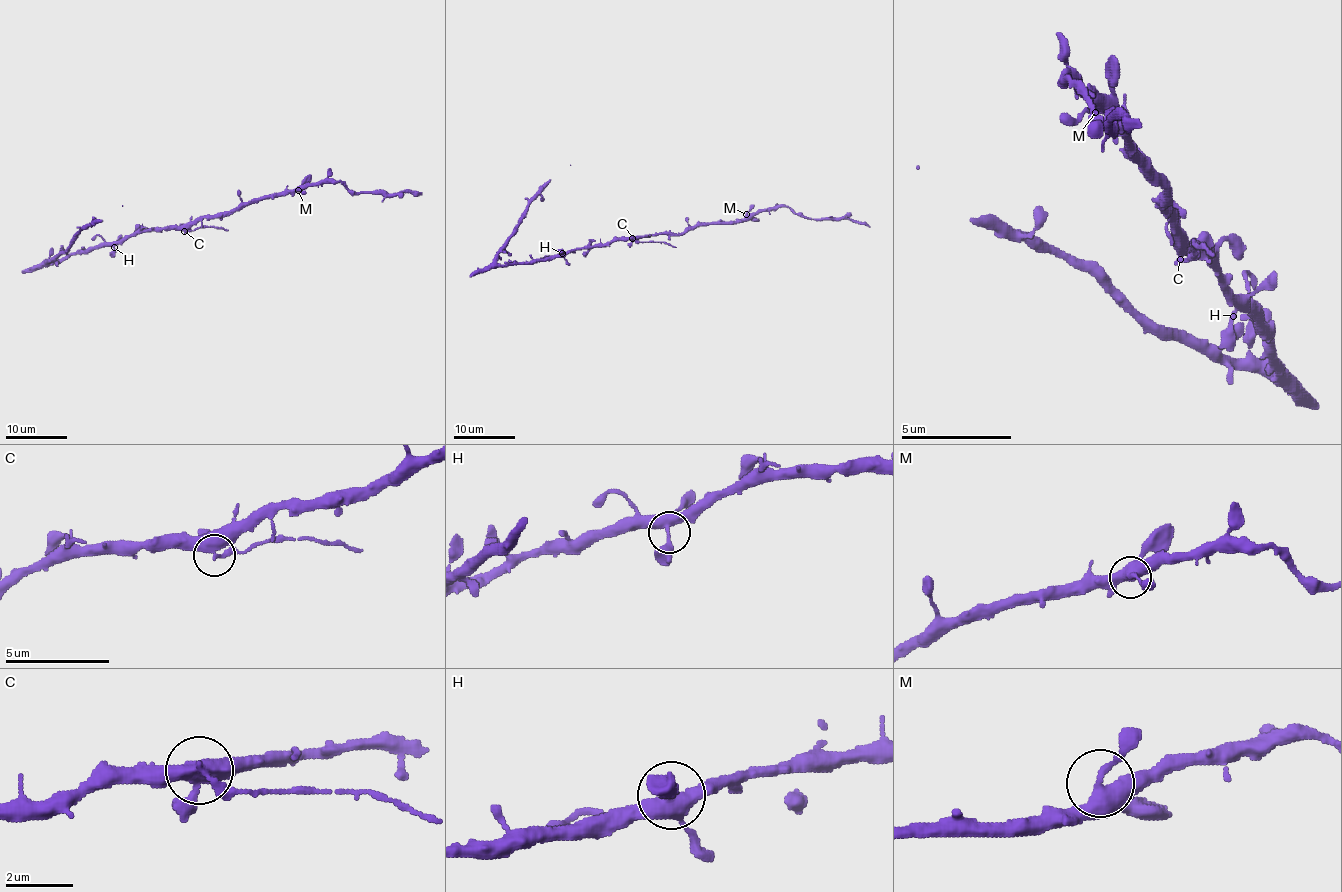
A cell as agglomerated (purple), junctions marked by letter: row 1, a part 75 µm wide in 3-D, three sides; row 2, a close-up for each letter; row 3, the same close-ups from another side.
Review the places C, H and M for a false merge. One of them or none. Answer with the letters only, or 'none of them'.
C

